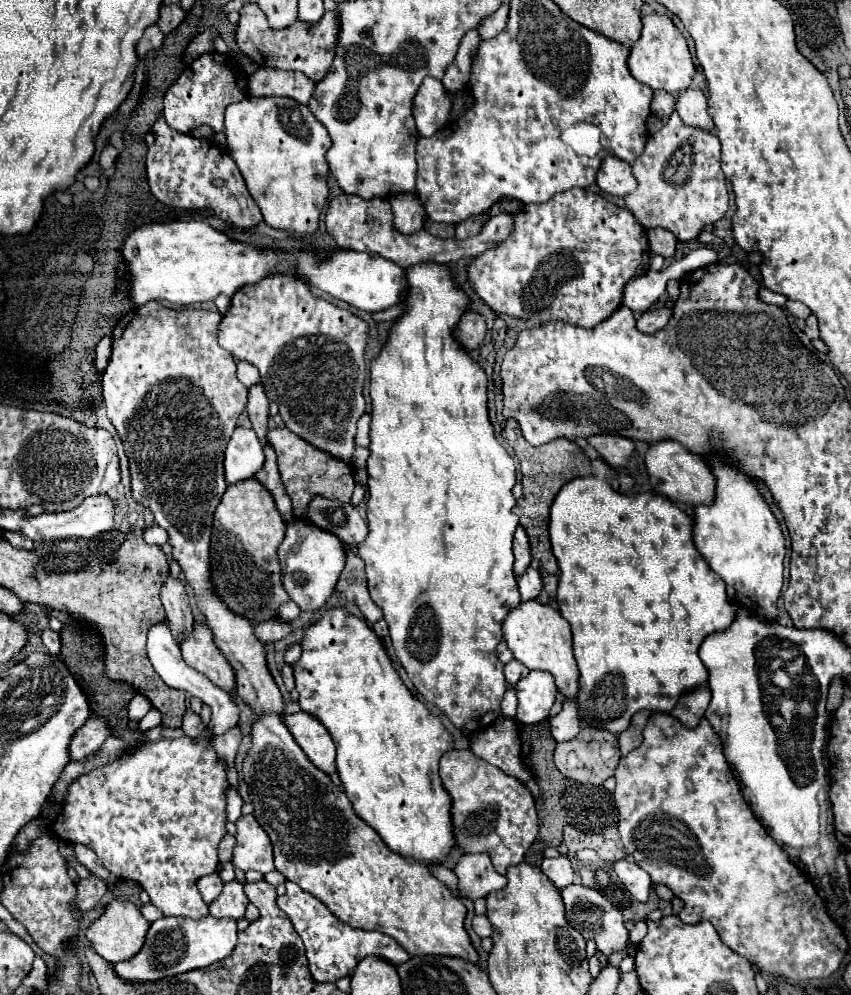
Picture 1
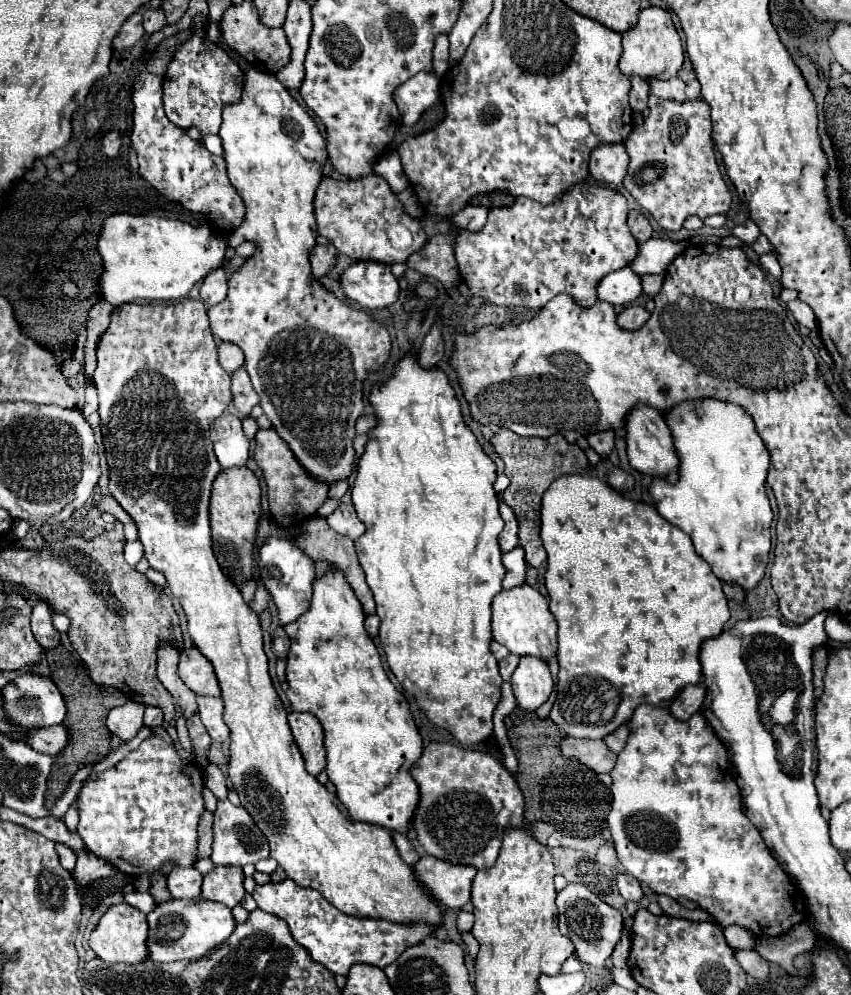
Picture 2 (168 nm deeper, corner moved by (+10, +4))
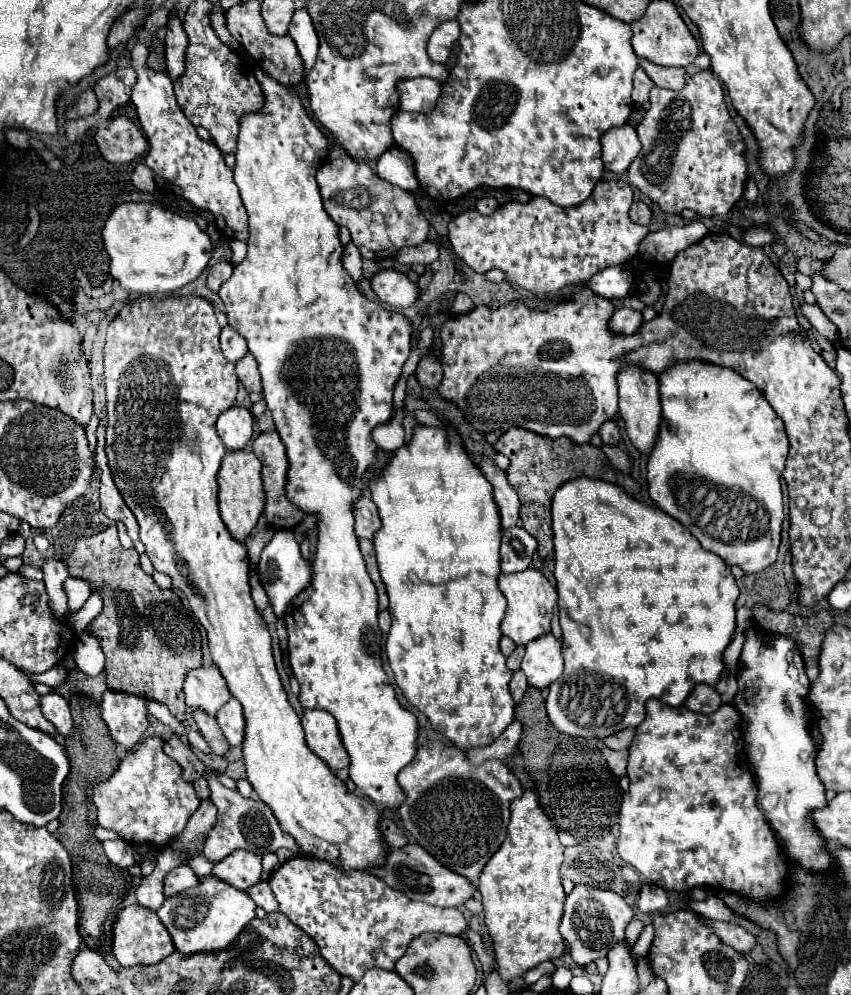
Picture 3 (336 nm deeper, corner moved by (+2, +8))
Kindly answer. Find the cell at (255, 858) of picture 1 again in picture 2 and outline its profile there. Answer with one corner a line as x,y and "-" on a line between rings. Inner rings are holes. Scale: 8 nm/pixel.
218,800
216,812
214,812
214,842
212,842
210,860
216,866
224,866
224,864
244,866
244,864
256,864
258,860
268,858
268,854
270,854
268,840
254,824
252,816
242,806
234,806
230,800

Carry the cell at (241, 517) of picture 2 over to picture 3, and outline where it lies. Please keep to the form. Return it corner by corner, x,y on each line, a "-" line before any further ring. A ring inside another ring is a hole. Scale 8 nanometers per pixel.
246,450
226,452
220,472
218,472
218,490
220,490
218,492
220,514
222,514
226,528
230,530
234,540
238,540
240,544
246,544
246,538
252,532
252,528
256,526
256,522
264,510
264,500
266,500
260,460
252,452
246,452

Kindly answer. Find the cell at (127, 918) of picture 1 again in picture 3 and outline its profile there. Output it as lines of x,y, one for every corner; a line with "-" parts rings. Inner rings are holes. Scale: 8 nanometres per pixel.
140,904
124,908
116,922
114,922
114,936
112,936
112,952
120,966
136,966
136,964
158,964
166,956
174,952
174,944
170,940
170,934
162,926
160,918
156,916
154,910
144,908

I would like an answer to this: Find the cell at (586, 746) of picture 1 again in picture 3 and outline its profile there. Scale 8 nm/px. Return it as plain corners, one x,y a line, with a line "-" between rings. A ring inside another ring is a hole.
598,742
598,750
604,754
610,770
616,774
616,776
624,776
626,774
626,760
628,760
628,750
610,750
606,748
602,742

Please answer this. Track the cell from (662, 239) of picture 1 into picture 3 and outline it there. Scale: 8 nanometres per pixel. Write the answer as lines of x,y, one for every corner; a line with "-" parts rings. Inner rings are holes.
634,202
632,208
630,208
630,220
636,222
636,224
642,224
642,226
650,226
650,220
652,220
652,212
650,208
644,204
644,202

